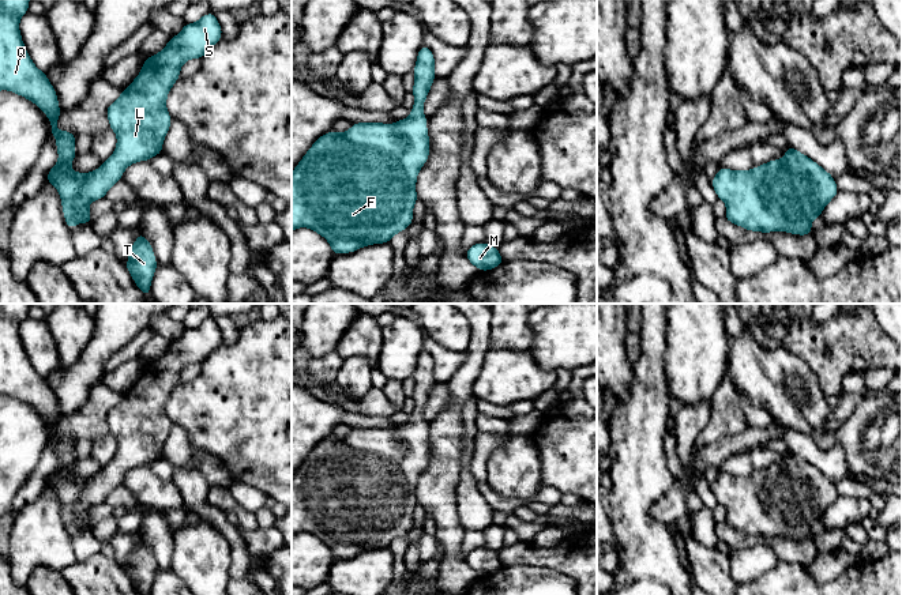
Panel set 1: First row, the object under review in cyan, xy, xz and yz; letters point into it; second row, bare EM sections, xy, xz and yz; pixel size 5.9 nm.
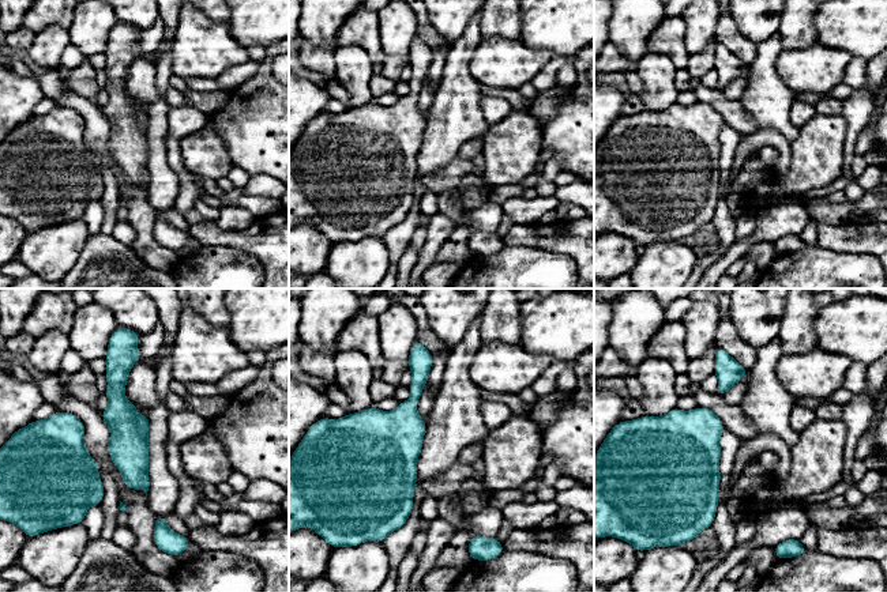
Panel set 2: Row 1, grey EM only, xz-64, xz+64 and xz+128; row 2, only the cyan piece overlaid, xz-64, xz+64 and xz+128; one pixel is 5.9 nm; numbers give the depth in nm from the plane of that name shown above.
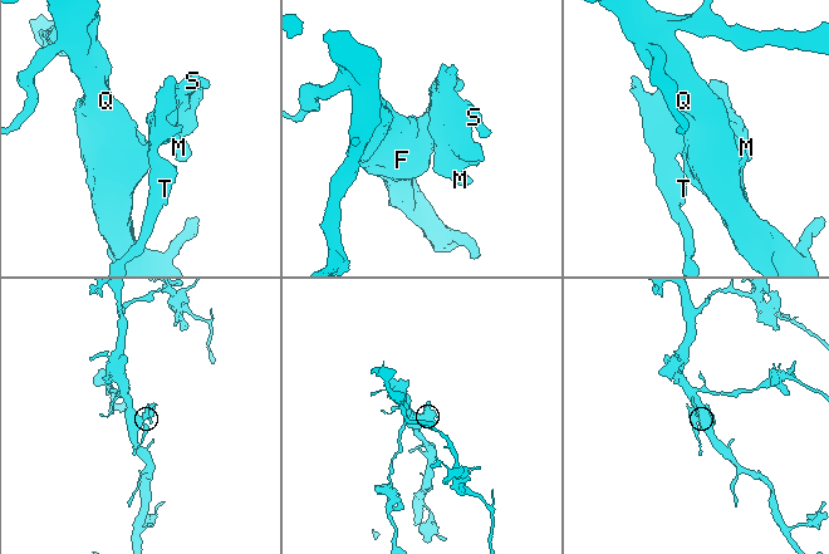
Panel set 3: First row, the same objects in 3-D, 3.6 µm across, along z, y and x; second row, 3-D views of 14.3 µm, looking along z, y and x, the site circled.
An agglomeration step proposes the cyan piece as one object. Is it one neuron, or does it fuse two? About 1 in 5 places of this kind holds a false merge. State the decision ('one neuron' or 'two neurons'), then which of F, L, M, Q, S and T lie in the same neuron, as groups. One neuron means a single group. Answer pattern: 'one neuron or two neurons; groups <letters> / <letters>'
one neuron; groups F L M Q S T

